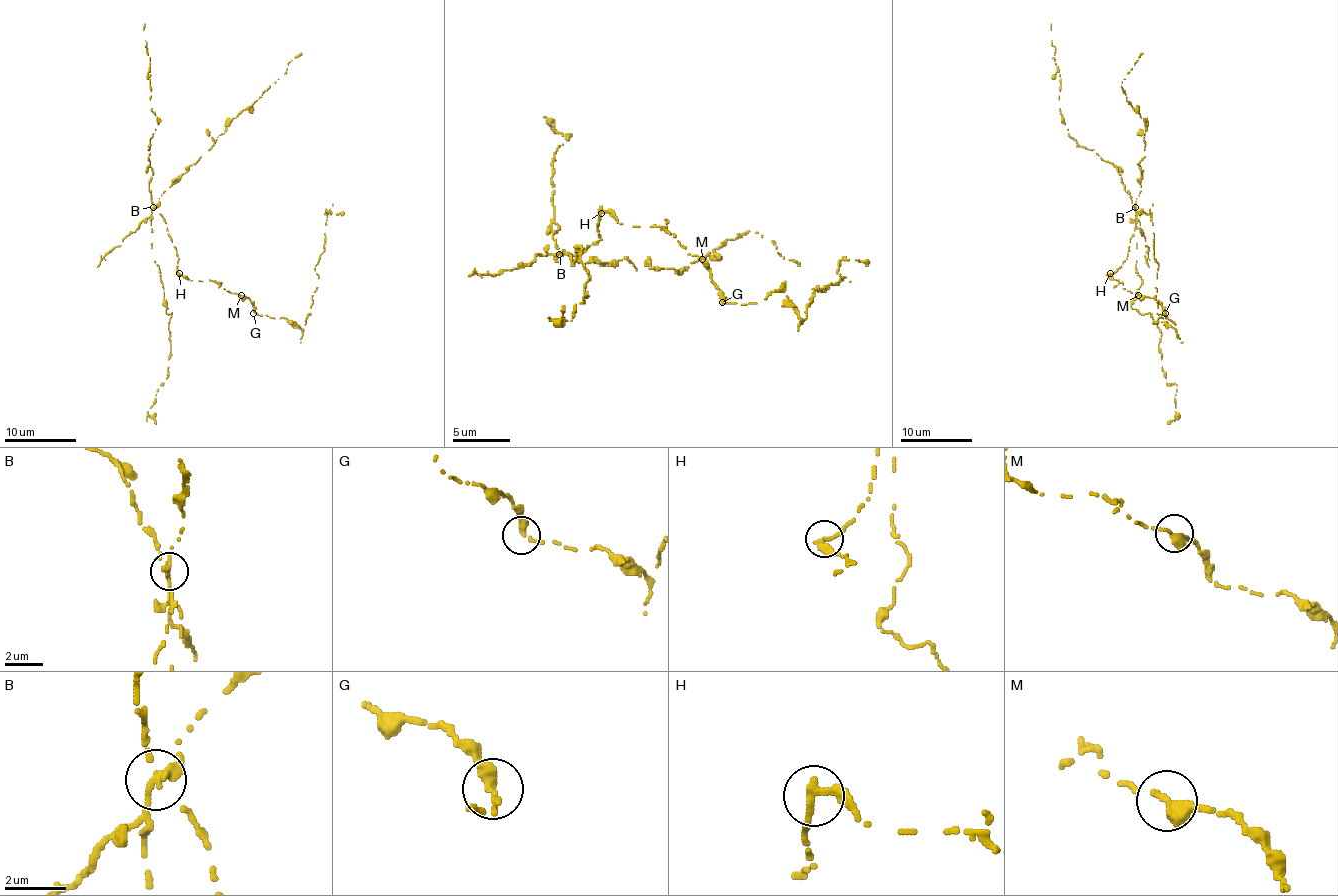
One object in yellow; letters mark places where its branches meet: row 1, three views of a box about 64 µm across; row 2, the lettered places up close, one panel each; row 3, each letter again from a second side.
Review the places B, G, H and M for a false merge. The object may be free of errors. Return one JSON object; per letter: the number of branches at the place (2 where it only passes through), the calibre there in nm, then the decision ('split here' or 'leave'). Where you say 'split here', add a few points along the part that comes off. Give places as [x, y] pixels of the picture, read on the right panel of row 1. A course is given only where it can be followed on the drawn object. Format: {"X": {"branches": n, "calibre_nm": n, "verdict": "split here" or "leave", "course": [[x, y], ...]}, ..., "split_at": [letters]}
{"B": {"branches": 2, "calibre_nm": 280, "verdict": "split here", "course": [[1135, 207], [1142, 282], [1131, 307], [1149, 313], [1161, 334], [1163, 377], [1176, 386], [1176, 418], [1167, 423]]}, "G": {"branches": 2, "calibre_nm": 300, "verdict": "leave"}, "H": {"branches": 2, "calibre_nm": 260, "verdict": "leave"}, "M": {"branches": 2, "calibre_nm": 320, "verdict": "leave"}, "split_at": ["B"]}

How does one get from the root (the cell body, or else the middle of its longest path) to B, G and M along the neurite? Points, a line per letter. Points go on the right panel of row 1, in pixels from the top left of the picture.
B: (1112, 273), (1128, 256), (1129, 240), (1137, 224), (1135, 207)
G: (1112, 273), (1110, 275), (1121, 282), (1124, 289), (1154, 298), (1165, 313)
M: (1112, 273), (1110, 275), (1121, 282), (1124, 289), (1138, 295)

